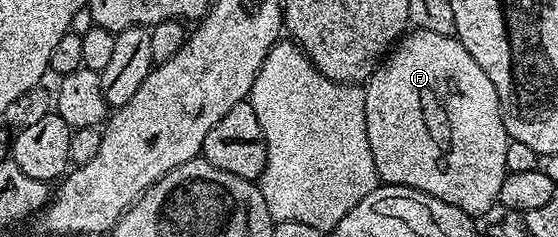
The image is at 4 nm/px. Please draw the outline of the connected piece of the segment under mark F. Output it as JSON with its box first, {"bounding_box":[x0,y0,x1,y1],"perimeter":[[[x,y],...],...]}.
{"bounding_box":[364,28,511,218],"perimeter":[[[423,28],[407,31],[365,81],[364,91],[366,133],[379,181],[426,192],[475,218],[498,204],[511,139],[502,121],[500,98],[492,78],[480,70],[480,62],[458,39]]]}

